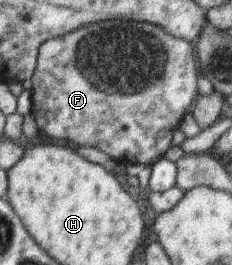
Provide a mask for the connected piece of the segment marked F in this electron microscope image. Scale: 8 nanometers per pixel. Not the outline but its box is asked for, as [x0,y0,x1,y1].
[31,21,196,165]

